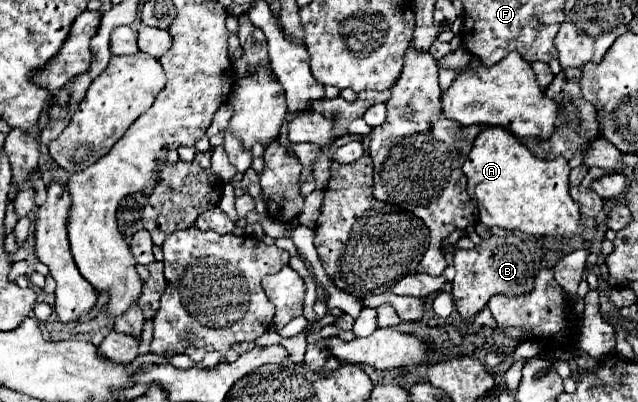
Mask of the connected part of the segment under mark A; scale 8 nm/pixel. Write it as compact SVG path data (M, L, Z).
M485 126L475 142L473 148L463 164L463 172L467 176L467 192L471 200L479 207L479 222L487 226L499 226L503 230L521 230L525 234L561 234L561 236L575 236L581 232L581 214L579 206L569 196L569 164L563 156L553 160L537 158L531 150L519 142L507 128L501 126Z

